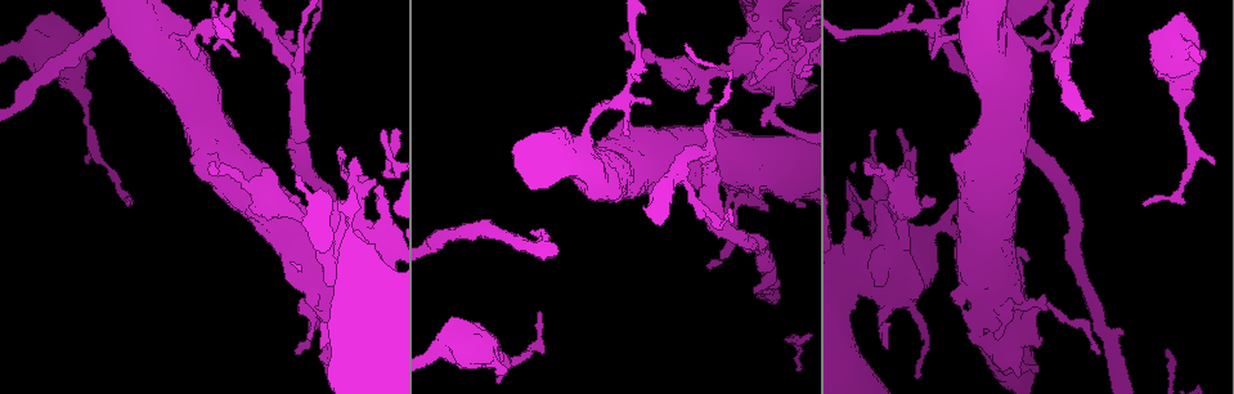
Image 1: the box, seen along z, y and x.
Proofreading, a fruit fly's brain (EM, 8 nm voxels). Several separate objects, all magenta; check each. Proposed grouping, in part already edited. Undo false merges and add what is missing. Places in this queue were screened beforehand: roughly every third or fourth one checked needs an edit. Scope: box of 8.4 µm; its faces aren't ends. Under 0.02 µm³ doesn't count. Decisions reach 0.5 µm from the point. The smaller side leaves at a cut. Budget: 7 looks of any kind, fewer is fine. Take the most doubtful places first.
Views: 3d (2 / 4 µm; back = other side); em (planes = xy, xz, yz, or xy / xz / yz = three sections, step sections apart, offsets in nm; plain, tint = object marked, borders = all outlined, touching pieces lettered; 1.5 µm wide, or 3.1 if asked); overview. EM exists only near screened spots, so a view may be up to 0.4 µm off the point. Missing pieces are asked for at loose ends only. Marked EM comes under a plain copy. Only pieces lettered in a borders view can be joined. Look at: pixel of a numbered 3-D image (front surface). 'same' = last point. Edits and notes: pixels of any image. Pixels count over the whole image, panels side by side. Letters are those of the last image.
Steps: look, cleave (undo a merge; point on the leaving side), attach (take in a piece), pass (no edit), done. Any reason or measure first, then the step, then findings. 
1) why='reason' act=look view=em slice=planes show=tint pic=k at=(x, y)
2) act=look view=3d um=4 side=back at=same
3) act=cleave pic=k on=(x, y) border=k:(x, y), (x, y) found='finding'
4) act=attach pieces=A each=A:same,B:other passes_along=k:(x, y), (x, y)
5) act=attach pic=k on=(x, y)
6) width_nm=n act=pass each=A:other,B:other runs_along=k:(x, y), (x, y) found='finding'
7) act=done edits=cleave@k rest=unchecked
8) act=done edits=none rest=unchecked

why='free end' act=look view=em slice=planes show=borders pic=1 at=(956, 200)

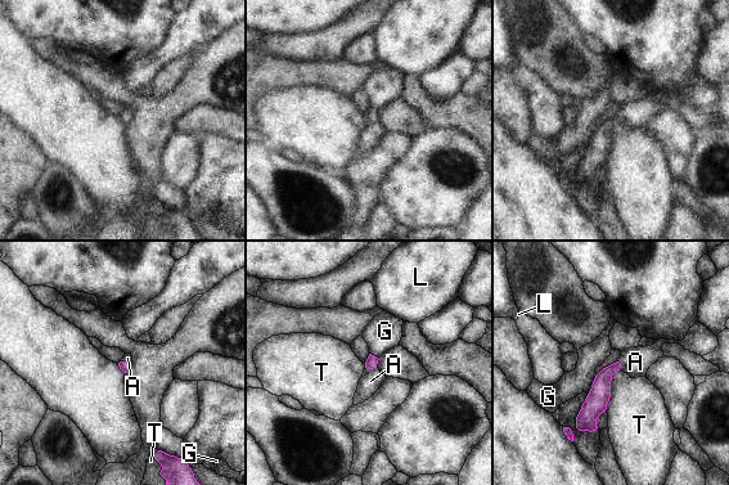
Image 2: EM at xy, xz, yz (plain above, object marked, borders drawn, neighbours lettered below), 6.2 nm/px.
longest_contact=T:280nm act=attach pieces=A each=A:same,G:other,L:other,T:other passes_along=2:(372, 360), (370, 368), (370, 381) found='it goes on there'

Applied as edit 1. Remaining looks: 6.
act=look view=overview

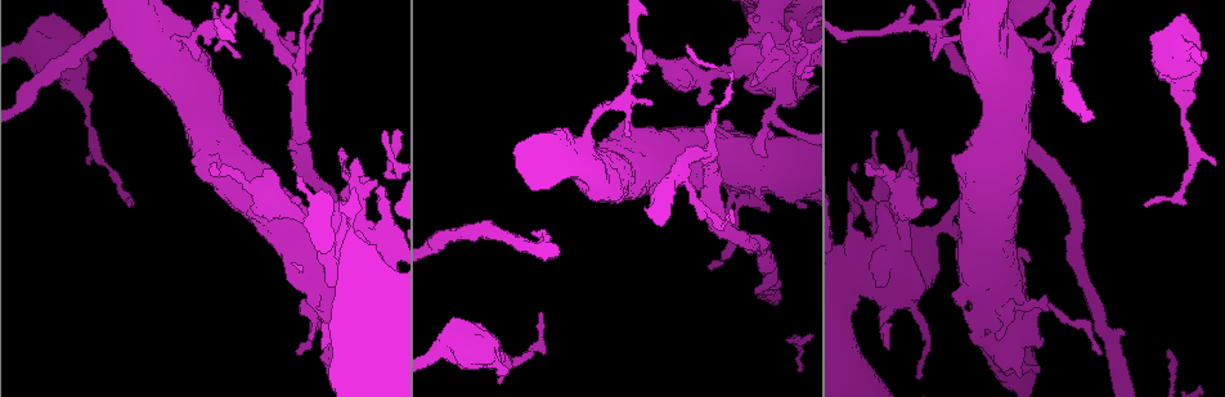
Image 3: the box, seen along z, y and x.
why='thick end' act=look view=em slice=planes show=borders pic=3 at=(1206, 57)

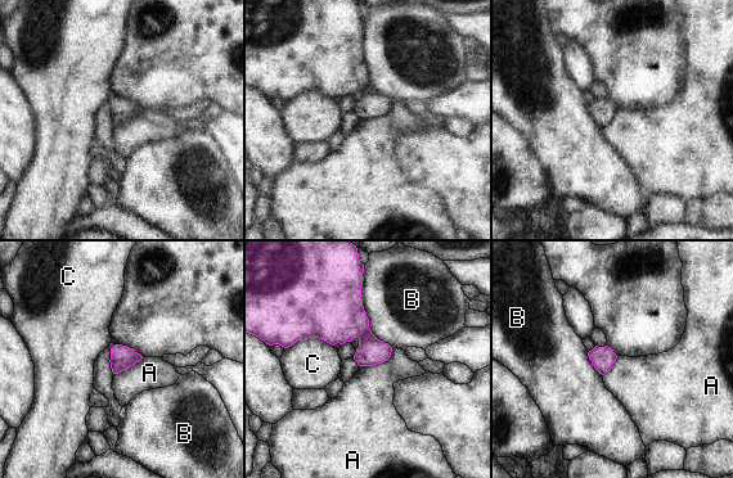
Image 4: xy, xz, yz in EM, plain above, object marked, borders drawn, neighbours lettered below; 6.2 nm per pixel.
act=pass each=A:other,B:other,C:other border=4:(392, 348), (386, 360), (359, 366) found='none of them fits'

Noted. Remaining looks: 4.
why='sharp bend' act=look view=em slice=planes show=borders pic=3 at=(1054, 45)

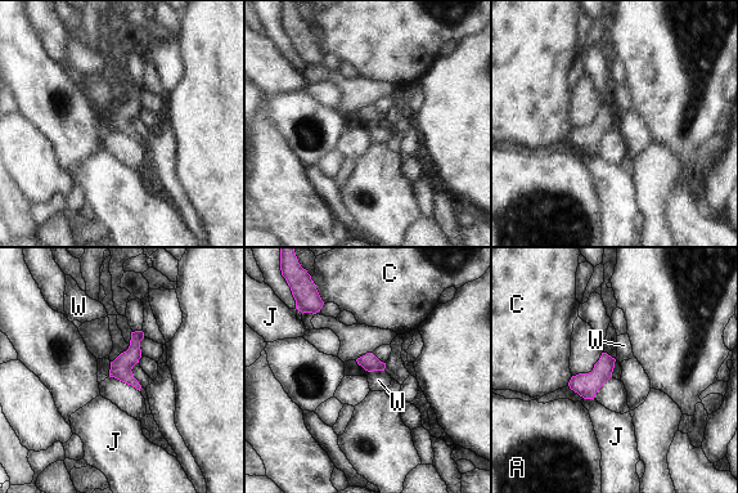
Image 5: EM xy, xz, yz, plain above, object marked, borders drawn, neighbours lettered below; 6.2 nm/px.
act=pass each=A:other,C:other,J:other,W:other border=5:(311, 278), (324, 303) found='all the same neuron'

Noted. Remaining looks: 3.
act=done edits=attach@2 rest=unchecked

